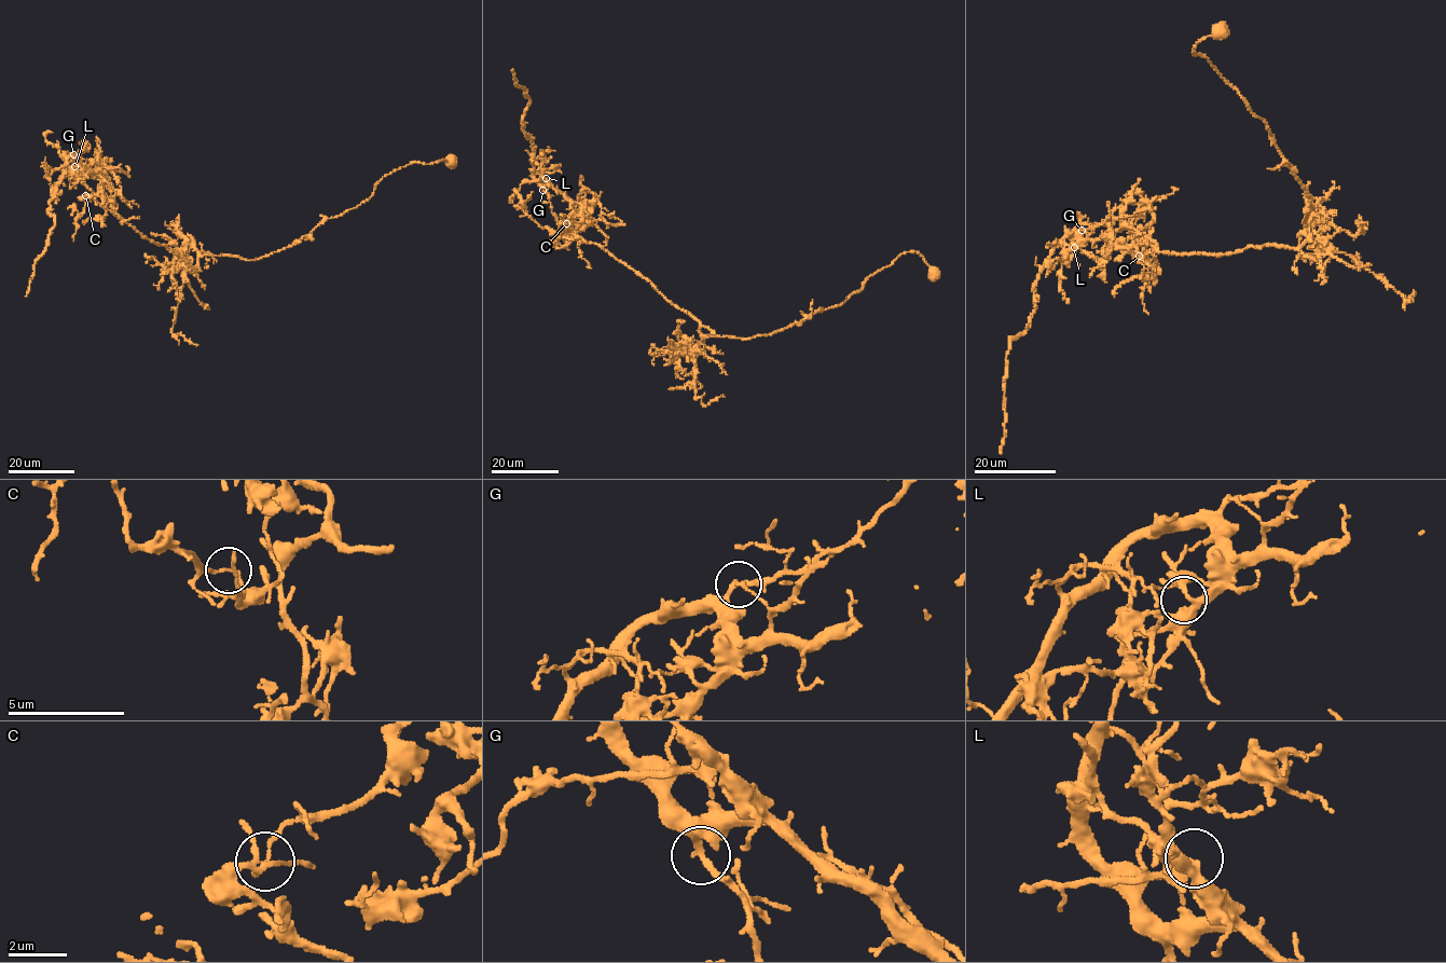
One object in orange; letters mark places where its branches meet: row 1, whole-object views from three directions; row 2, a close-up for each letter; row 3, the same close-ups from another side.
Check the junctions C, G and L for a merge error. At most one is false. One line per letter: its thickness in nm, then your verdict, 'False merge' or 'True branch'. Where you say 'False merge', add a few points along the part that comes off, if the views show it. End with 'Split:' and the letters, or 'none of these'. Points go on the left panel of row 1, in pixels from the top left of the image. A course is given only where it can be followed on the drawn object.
C: Thickness 120 nm. False merge. Course of the part to remove: (85, 195), (99, 194), (107, 184), (66, 153), (47, 210), (54, 227), (25, 297)
G: Thickness 240 nm. True branch
L: Thickness 320 nm. True branch
Split: C

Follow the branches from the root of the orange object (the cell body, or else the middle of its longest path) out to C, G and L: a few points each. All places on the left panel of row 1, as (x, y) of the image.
C: (153, 242), (95, 198), (81, 198), (85, 195)
G: (153, 242), (95, 198), (81, 198), (100, 194), (107, 184), (101, 176), (85, 170), (73, 154)
L: (153, 242), (95, 198), (81, 198), (100, 194), (107, 184), (97, 174), (74, 166)

